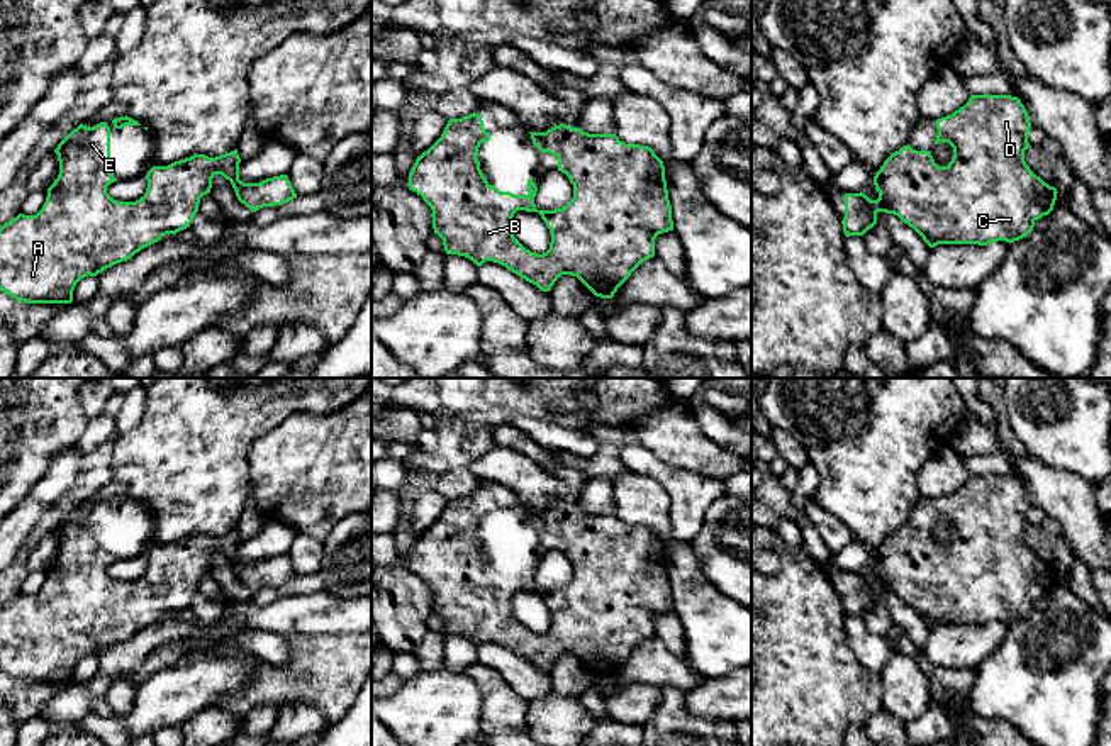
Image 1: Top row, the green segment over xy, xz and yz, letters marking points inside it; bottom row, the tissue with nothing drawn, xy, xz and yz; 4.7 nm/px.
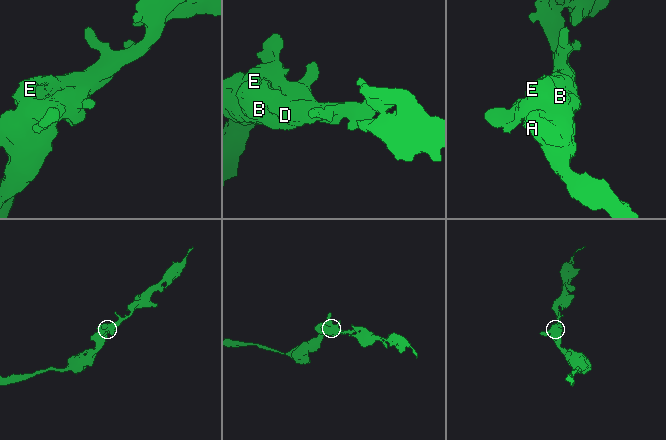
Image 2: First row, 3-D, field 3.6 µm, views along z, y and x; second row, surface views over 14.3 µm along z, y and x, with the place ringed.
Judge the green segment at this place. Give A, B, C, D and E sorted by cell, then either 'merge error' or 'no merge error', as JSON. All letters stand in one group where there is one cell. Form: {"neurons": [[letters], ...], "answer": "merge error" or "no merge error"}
{"neurons": [["A", "B", "C", "D", "E"]], "answer": "no merge error"}

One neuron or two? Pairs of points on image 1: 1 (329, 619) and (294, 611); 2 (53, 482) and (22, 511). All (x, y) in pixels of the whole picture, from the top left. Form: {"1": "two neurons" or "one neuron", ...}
{"1": "one neuron", "2": "one neuron"}

